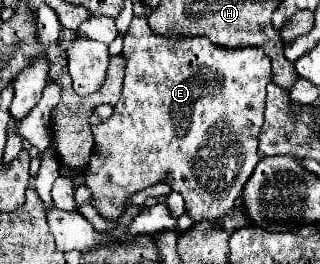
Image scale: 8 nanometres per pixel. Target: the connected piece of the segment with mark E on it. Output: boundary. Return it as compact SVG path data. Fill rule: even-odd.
M134 17L130 23L128 33L124 35L124 49L122 55L126 57L126 79L124 79L124 89L122 97L114 107L114 115L108 117L106 121L92 125L92 135L94 135L94 151L90 157L90 163L86 167L86 181L84 185L92 191L92 207L102 215L112 221L118 221L118 217L124 213L126 203L130 197L154 183L170 183L172 191L178 191L184 201L186 201L186 211L194 221L202 219L218 219L222 217L238 197L242 195L244 183L252 175L256 163L258 163L258 131L262 127L262 111L264 111L264 99L266 99L266 85L272 81L272 69L270 69L270 57L264 55L262 49L222 49L206 37L168 37L168 35L158 35L150 29L146 17Z

